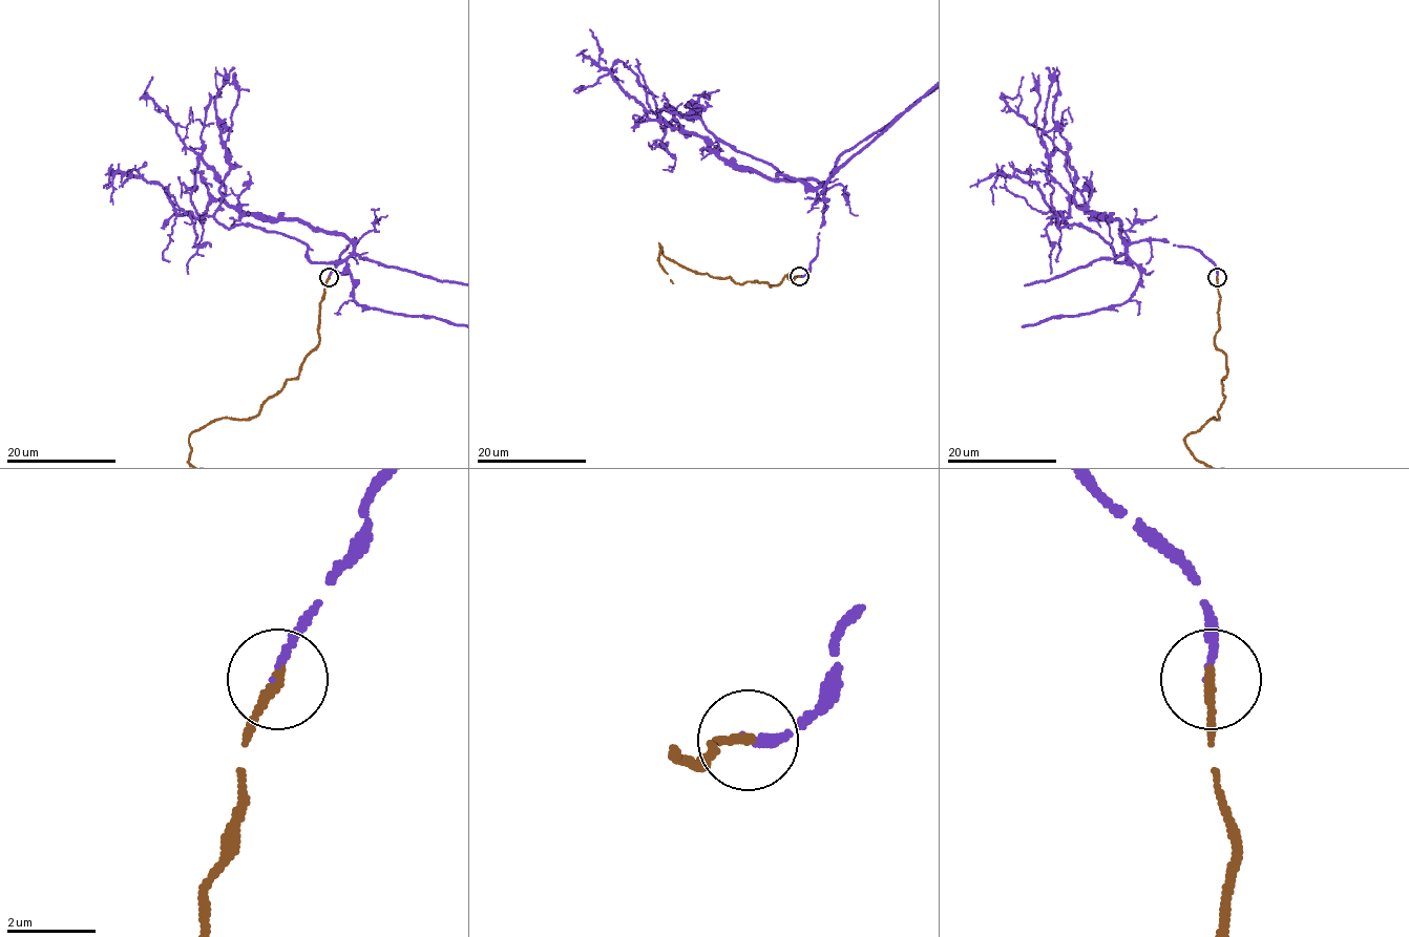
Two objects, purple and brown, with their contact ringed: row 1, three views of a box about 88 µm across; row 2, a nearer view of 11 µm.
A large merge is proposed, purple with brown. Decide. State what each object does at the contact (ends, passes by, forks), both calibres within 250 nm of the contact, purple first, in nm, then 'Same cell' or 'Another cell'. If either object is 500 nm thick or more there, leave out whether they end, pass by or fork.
At the ring purple ends. At the ring brown ends. Thickness 110 nm (purple) against 240 nm. Same cell

